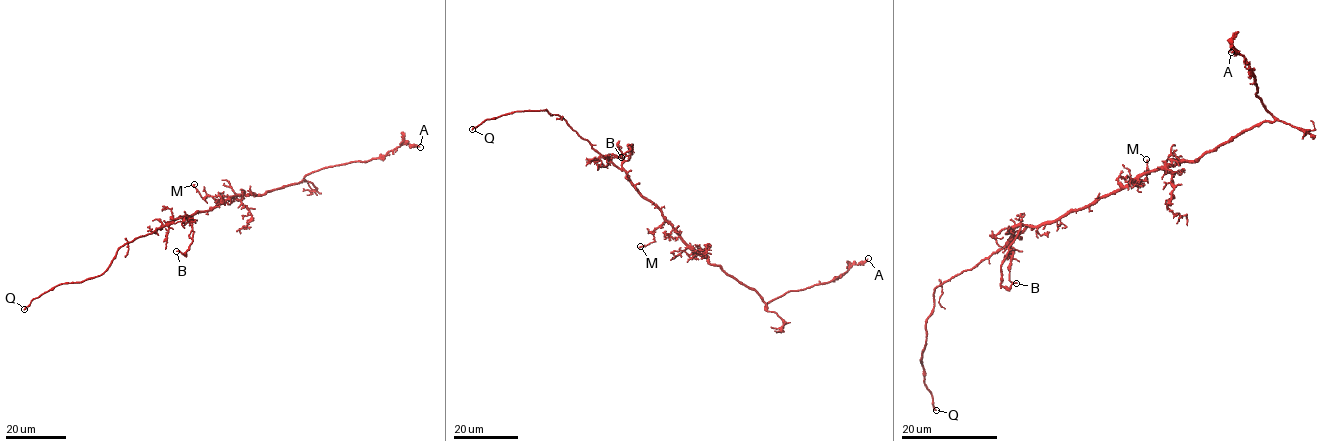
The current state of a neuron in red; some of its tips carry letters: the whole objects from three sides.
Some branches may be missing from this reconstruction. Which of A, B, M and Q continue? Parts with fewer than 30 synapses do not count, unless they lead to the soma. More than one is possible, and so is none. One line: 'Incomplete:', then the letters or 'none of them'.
Incomplete: Q

